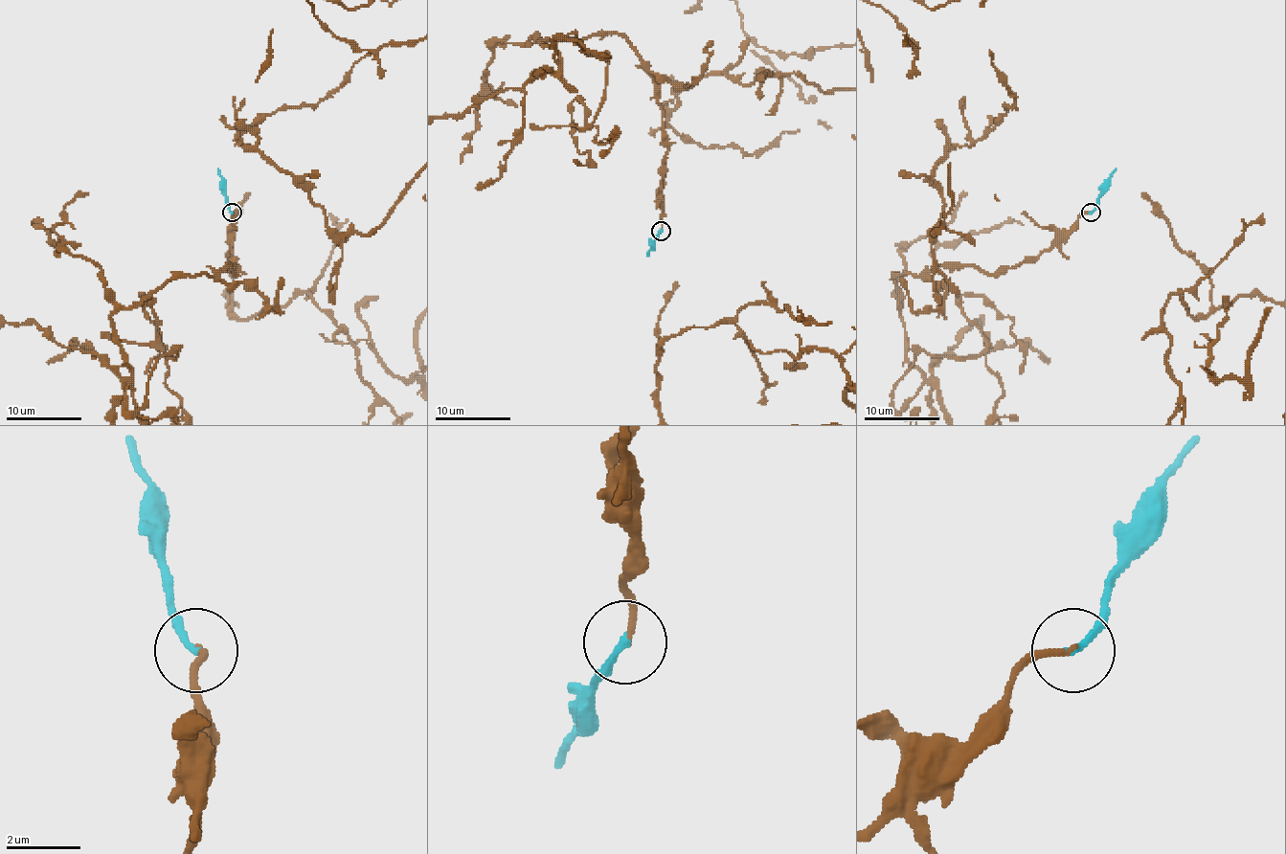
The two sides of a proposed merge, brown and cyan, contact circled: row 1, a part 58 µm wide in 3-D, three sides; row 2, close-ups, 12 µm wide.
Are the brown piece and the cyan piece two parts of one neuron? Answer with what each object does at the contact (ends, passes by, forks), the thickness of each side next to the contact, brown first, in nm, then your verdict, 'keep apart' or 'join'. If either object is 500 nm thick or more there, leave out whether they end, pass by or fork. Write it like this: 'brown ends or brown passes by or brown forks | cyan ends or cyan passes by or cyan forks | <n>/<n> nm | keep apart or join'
brown ends | cyan ends | 170/190 nm | join

